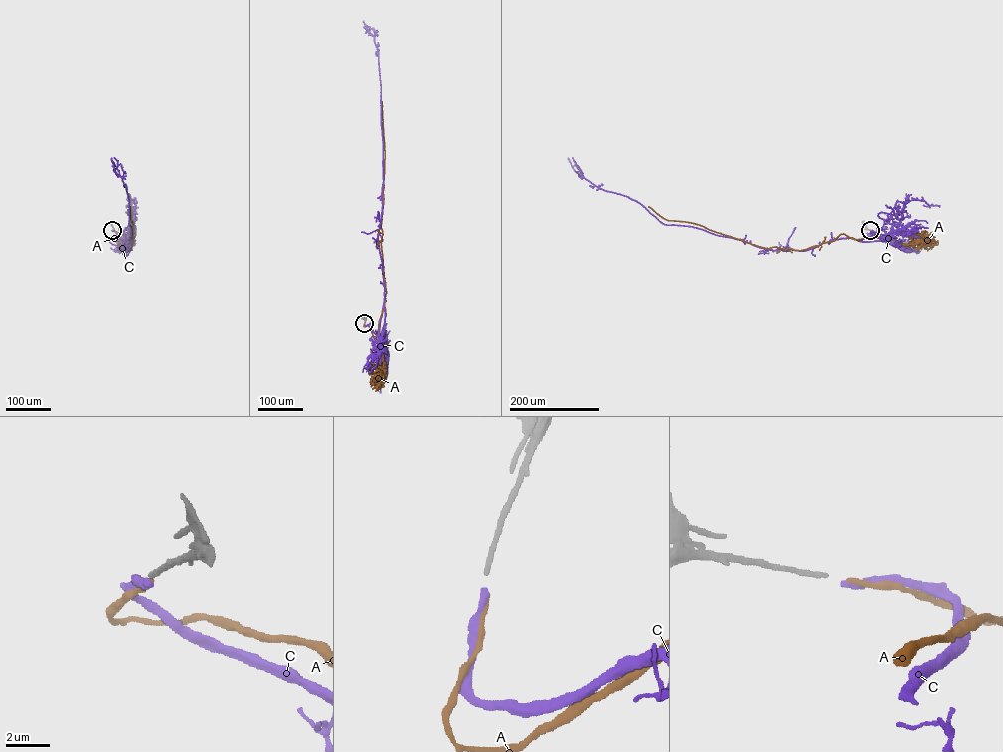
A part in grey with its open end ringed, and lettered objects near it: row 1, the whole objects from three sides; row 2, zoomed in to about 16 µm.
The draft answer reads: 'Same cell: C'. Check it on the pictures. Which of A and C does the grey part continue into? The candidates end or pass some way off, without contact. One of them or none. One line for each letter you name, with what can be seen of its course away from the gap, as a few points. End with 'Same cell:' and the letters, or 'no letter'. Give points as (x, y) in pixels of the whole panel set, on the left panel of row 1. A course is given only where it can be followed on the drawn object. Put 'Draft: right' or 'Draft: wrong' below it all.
A: via (112, 230), (127, 241), (134, 234), (130, 250), (133, 227), (130, 206)
Same cell: A
Draft: wrong

